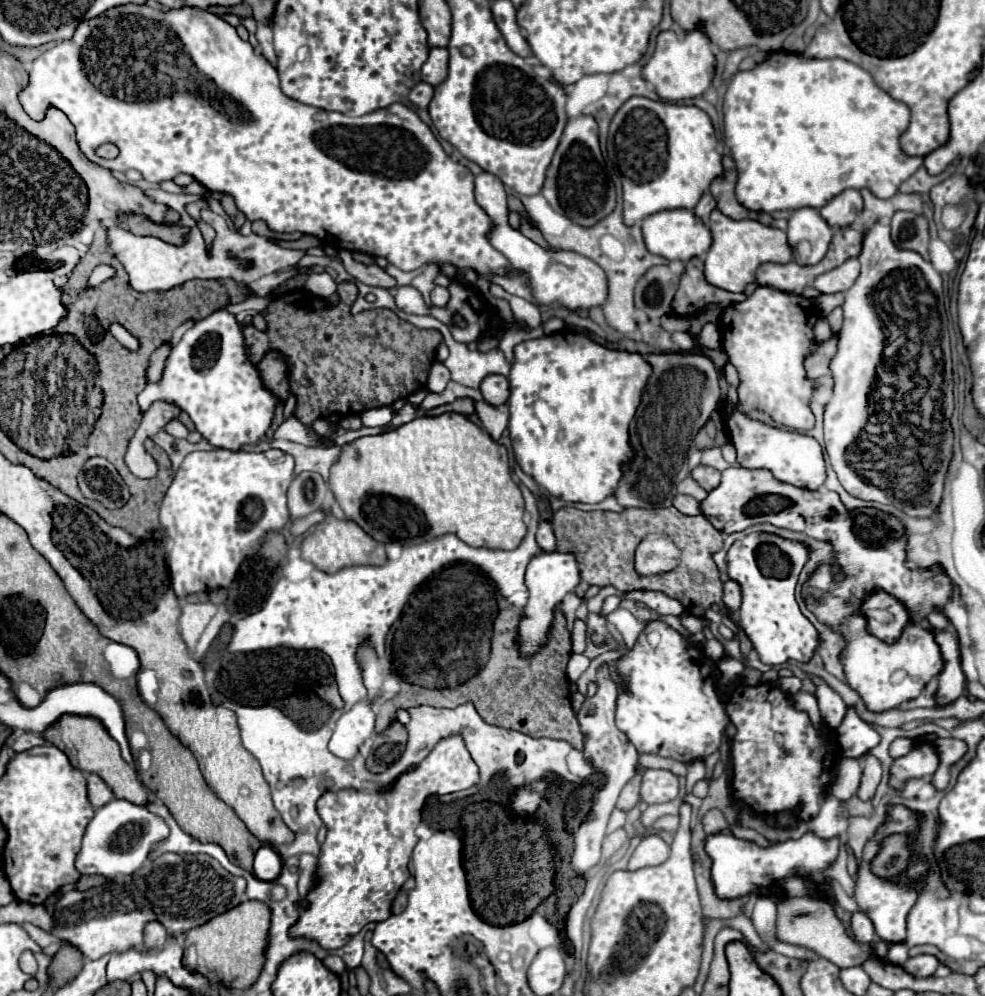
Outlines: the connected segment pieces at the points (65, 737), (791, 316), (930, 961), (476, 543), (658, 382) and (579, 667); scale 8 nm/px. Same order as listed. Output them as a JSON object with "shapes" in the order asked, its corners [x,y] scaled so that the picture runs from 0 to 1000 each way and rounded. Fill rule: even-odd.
{"shapes":[[[[64,718],[64,720],[60,720],[60,724],[56,724],[56,728],[50,728],[46,732],[44,740],[52,748],[66,754],[74,770],[101,778],[111,788],[111,792],[115,794],[117,800],[127,802],[127,804],[137,804],[137,808],[151,808],[153,800],[151,800],[151,794],[141,784],[139,772],[135,772],[133,768],[129,768],[125,764],[121,746],[109,736],[109,732],[105,732],[101,722],[80,720],[80,718]]],[[[769,288],[762,298],[738,308],[732,320],[734,350],[750,374],[750,403],[754,405],[760,397],[766,397],[771,413],[783,417],[787,425],[807,429],[809,433],[827,429],[821,401],[829,385],[819,381],[815,368],[815,362],[831,346],[825,338],[827,322],[829,314],[821,300],[783,288]]],[[[931,959],[931,961],[923,961],[917,969],[917,973],[921,973],[921,977],[925,977],[927,981],[943,981],[949,977],[953,965],[947,959]]],[[[450,415],[444,419],[423,419],[399,433],[387,435],[387,437],[377,437],[377,439],[364,439],[356,445],[350,445],[344,457],[344,463],[340,463],[340,467],[336,469],[336,479],[334,479],[334,489],[342,501],[342,505],[346,507],[348,515],[352,521],[360,523],[371,535],[375,535],[379,541],[383,541],[385,545],[395,545],[395,543],[403,543],[407,547],[421,547],[421,545],[429,545],[429,543],[438,543],[446,537],[454,537],[454,535],[462,535],[468,543],[472,543],[478,549],[494,549],[494,551],[523,551],[531,539],[533,539],[533,525],[531,525],[531,499],[529,493],[525,489],[525,485],[519,481],[519,473],[517,473],[517,465],[515,465],[515,451],[511,447],[507,447],[505,443],[501,443],[494,435],[488,435],[490,431],[486,431],[480,423],[476,423],[472,417],[466,415]]],[[[667,354],[657,356],[655,362],[661,366],[661,379],[657,381],[657,391],[653,391],[651,407],[639,431],[643,461],[632,467],[632,479],[624,491],[624,499],[632,509],[667,511],[681,509],[683,499],[687,497],[687,485],[699,477],[697,451],[704,445],[706,435],[720,423],[722,415],[730,407],[730,377],[722,360],[706,354]]],[[[582,656],[580,662],[578,662],[578,668],[576,668],[576,680],[578,680],[580,684],[586,684],[588,678],[596,672],[596,668],[598,668],[598,662],[596,662],[594,658]]]]}

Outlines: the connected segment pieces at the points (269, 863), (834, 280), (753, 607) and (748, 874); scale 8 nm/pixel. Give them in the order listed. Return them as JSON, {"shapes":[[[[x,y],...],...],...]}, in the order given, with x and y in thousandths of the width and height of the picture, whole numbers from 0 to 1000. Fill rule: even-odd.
{"shapes":[[[[267,848],[261,856],[259,856],[259,868],[257,868],[257,877],[267,883],[267,885],[277,885],[283,881],[287,872],[287,864],[283,860],[283,856],[275,850],[275,848]]],[[[860,260],[856,266],[831,276],[825,282],[825,288],[834,294],[852,294],[852,292],[860,292],[870,278],[872,278],[872,262]]],[[[762,535],[746,543],[738,555],[740,579],[752,587],[754,595],[750,628],[769,652],[771,662],[779,668],[793,668],[801,662],[821,664],[831,648],[827,630],[815,619],[807,603],[807,585],[819,563],[819,549],[803,545],[801,549],[807,553],[801,555],[793,547],[799,547],[799,543],[791,543],[779,535]]],[[[724,836],[718,842],[716,848],[720,860],[724,862],[724,872],[722,881],[726,887],[726,895],[730,901],[752,901],[758,897],[766,897],[769,891],[779,891],[785,889],[785,883],[801,881],[801,879],[831,879],[836,877],[850,860],[852,854],[852,842],[831,842],[825,836],[815,838],[811,844],[797,844],[797,846],[787,846],[779,852],[773,852],[764,844],[748,842],[744,838],[734,838],[734,836]]]]}

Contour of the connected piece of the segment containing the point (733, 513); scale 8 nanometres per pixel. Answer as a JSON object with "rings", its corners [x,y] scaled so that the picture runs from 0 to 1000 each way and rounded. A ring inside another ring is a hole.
{"rings":[[[756,469],[736,471],[732,487],[718,497],[712,505],[712,513],[732,535],[750,535],[769,525],[783,525],[846,547],[846,561],[856,573],[856,583],[846,579],[844,567],[831,567],[813,589],[813,599],[834,626],[856,638],[858,650],[852,664],[856,666],[858,682],[862,690],[874,698],[882,714],[903,714],[917,704],[933,700],[937,690],[957,674],[957,660],[949,636],[947,632],[937,630],[937,623],[943,615],[957,613],[968,595],[968,585],[953,565],[939,571],[919,569],[921,539],[917,525],[909,517],[888,509],[876,509],[862,515],[848,493],[838,489],[834,489],[834,493],[805,489],[787,481],[781,471]],[[890,593],[903,595],[923,613],[923,626],[907,646],[898,646],[884,638],[880,634],[878,617],[872,615],[878,599]],[[827,607],[831,607],[831,611],[827,611]]]}

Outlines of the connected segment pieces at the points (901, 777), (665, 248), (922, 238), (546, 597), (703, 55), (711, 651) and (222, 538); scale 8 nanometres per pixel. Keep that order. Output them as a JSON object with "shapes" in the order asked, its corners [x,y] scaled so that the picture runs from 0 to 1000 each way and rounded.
{"shapes":[[[[943,744],[929,748],[919,760],[907,764],[903,774],[903,788],[907,792],[917,792],[925,780],[947,780],[953,770],[953,760],[949,750]]],[[[681,210],[669,212],[661,218],[653,220],[653,240],[661,254],[671,256],[675,260],[699,262],[702,258],[714,258],[722,248],[722,232],[714,226],[714,222],[699,210]]],[[[911,212],[905,222],[905,236],[911,248],[927,250],[943,260],[943,224],[937,216],[925,212]]],[[[547,555],[539,561],[533,575],[533,587],[537,591],[537,603],[531,611],[531,621],[525,630],[525,650],[531,660],[543,658],[557,642],[559,626],[563,609],[572,603],[576,595],[580,595],[588,585],[588,567],[580,555]]],[[[712,29],[699,31],[697,37],[691,41],[683,31],[675,31],[667,37],[667,47],[663,57],[653,69],[653,79],[659,81],[667,95],[673,101],[689,101],[689,99],[704,99],[712,97],[724,81],[726,75],[726,55],[722,53],[720,39]]],[[[720,642],[720,644],[714,648],[714,654],[716,654],[718,660],[722,660],[724,664],[732,664],[732,662],[738,660],[734,646],[728,644],[728,642]]],[[[218,451],[218,453],[196,453],[194,457],[188,459],[188,463],[186,463],[186,467],[182,469],[182,473],[178,475],[178,479],[176,479],[176,483],[174,483],[174,487],[172,487],[170,495],[168,495],[165,507],[163,507],[163,527],[168,529],[170,537],[172,537],[172,539],[176,541],[176,545],[178,545],[176,551],[172,553],[170,565],[172,565],[172,573],[174,573],[176,591],[178,591],[178,595],[180,595],[182,601],[188,601],[188,599],[194,597],[194,595],[216,593],[216,591],[222,591],[222,589],[230,591],[230,589],[237,585],[237,581],[239,581],[239,577],[241,577],[241,573],[243,573],[243,569],[245,569],[245,565],[247,565],[251,559],[257,559],[257,557],[263,553],[263,547],[267,547],[271,535],[273,535],[273,533],[279,533],[279,535],[285,535],[285,533],[287,533],[289,525],[293,523],[293,513],[291,513],[291,509],[289,509],[289,495],[291,495],[291,489],[293,489],[295,481],[297,481],[297,459],[295,459],[293,455],[283,453],[283,451],[271,451],[271,453],[267,453],[267,455],[257,455],[257,453],[247,453],[247,451],[235,455],[232,451]]]]}

